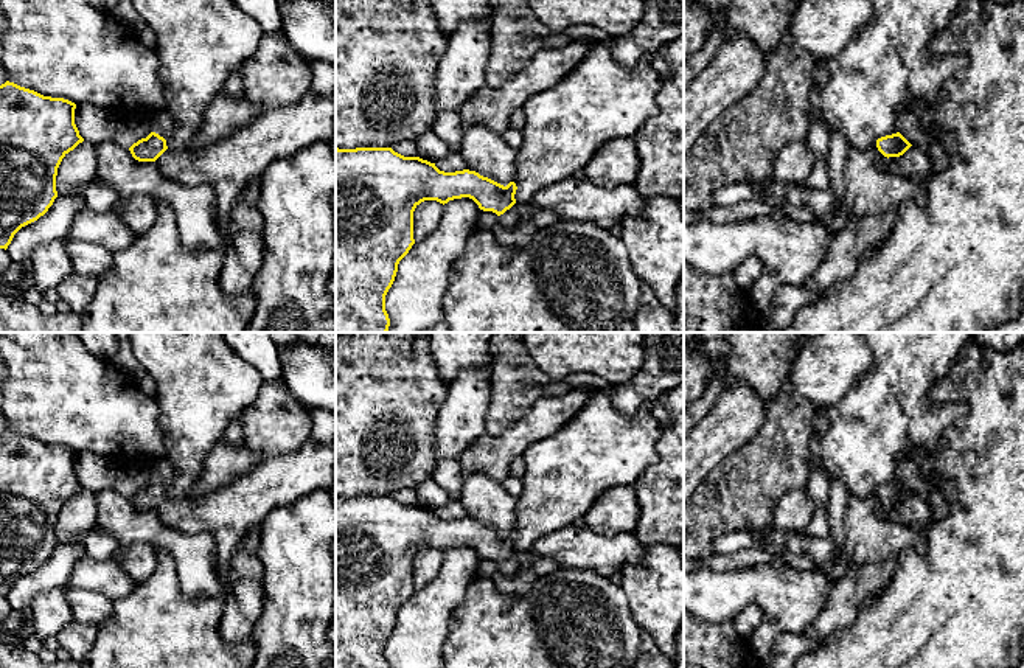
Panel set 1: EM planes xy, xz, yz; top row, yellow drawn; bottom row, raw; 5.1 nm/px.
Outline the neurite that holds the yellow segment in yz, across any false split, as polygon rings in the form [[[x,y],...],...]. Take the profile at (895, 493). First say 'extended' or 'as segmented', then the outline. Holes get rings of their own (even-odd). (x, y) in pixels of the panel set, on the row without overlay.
extended; [[[900,480],[878,486],[876,496],[884,505],[895,505],[893,514],[906,525],[926,533],[934,522],[926,497],[912,494]]]

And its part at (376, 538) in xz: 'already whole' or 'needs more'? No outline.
needs more

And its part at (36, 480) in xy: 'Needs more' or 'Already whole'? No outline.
Already whole

